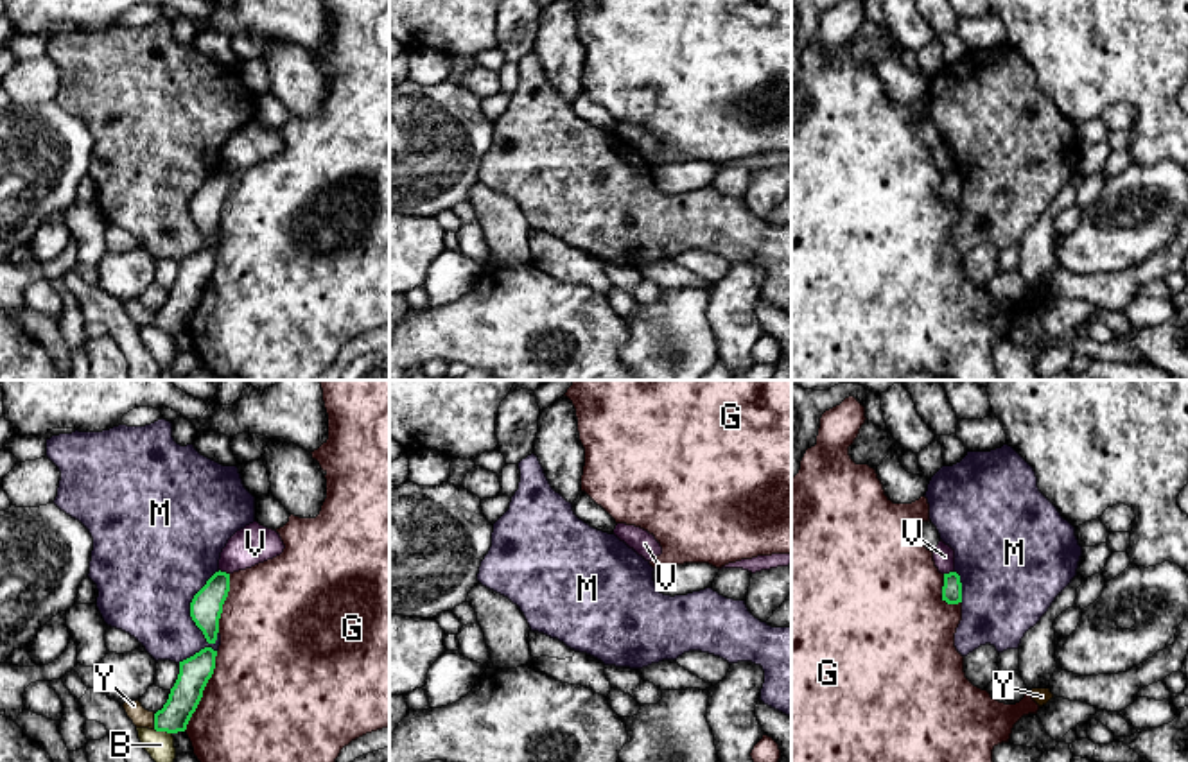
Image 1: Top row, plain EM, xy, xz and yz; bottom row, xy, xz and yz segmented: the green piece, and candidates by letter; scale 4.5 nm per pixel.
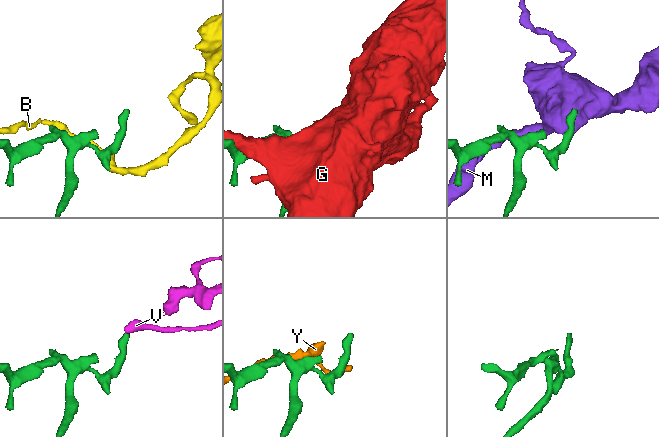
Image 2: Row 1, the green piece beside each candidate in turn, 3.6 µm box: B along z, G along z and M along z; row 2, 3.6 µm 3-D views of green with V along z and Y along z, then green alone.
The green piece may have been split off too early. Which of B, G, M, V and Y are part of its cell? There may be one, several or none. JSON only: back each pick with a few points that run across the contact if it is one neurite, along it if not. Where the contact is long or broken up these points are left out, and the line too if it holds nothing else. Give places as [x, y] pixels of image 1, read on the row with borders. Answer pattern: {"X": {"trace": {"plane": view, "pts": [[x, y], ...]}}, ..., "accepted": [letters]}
{"accepted": []}

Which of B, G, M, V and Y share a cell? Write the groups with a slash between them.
B / G / M / V / Y

